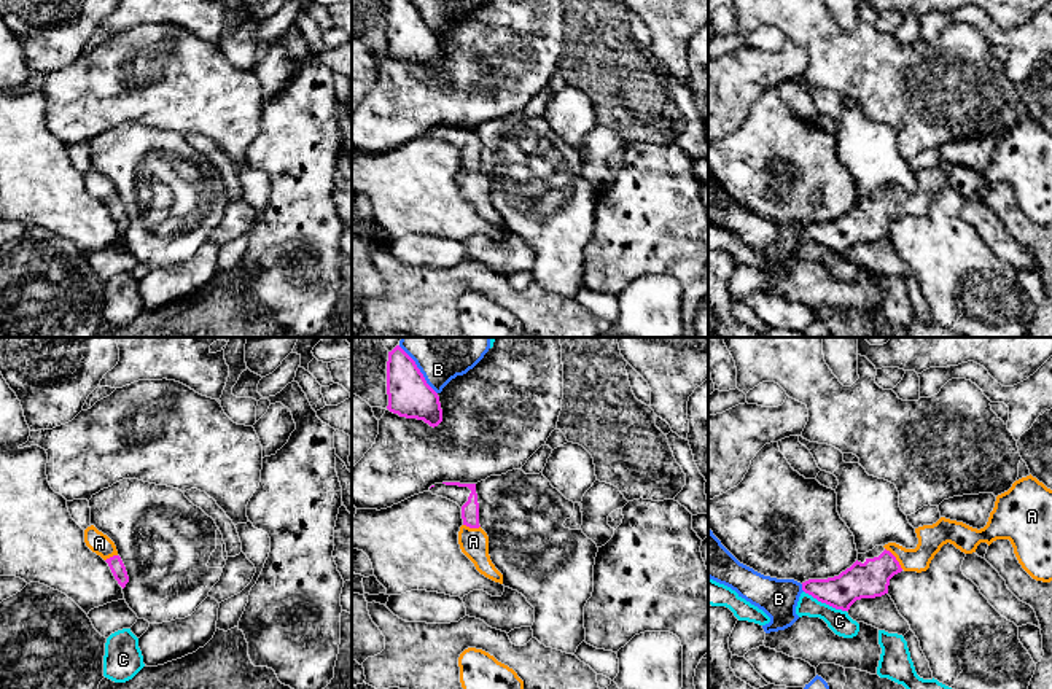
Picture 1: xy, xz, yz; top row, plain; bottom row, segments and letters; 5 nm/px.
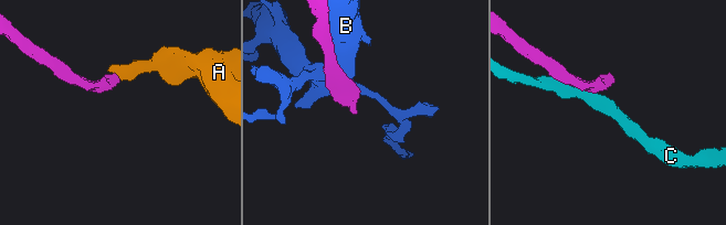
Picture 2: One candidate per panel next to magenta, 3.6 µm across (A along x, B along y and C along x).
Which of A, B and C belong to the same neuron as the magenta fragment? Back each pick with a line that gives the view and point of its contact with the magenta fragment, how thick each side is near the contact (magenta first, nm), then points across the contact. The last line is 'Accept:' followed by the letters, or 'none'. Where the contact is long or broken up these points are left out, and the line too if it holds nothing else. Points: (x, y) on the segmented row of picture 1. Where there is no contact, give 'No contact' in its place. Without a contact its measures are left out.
A: Touches magenta at yz (895, 559). Thickness 190 nm (magenta) against 140 nm. Path across: yz (869, 580), (895, 559), (912, 559), (931, 538)
Accept: A

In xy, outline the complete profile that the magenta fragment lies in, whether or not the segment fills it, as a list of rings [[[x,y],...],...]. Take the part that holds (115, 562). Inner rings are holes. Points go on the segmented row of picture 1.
[[[94,525],[84,530],[84,543],[108,563],[115,579],[124,589],[129,582],[129,576],[121,557],[118,555],[115,543]]]

